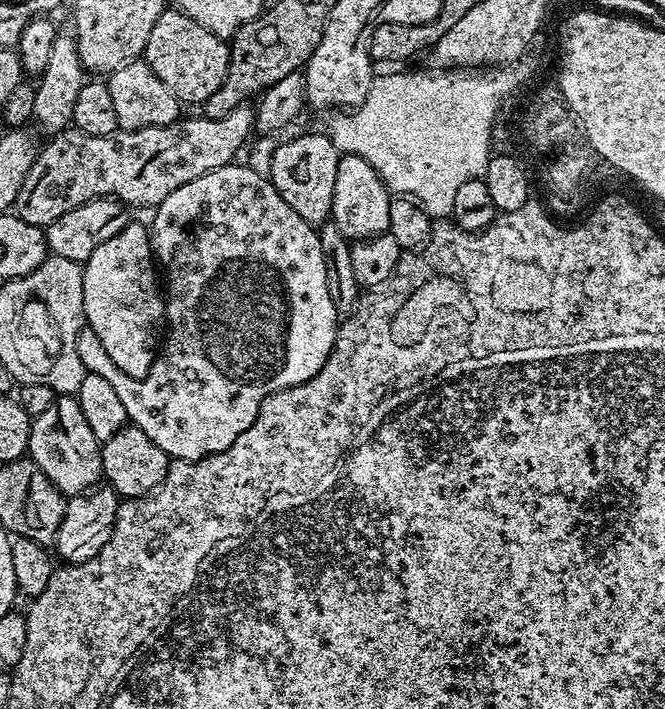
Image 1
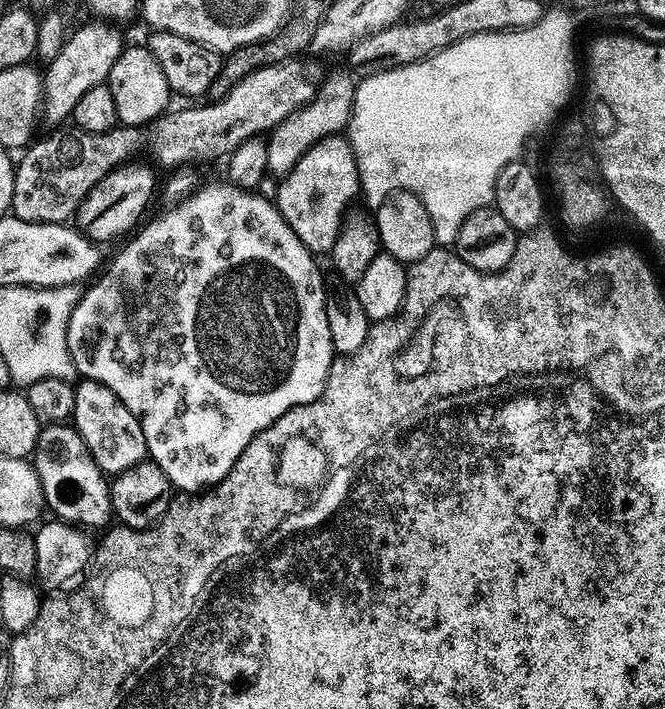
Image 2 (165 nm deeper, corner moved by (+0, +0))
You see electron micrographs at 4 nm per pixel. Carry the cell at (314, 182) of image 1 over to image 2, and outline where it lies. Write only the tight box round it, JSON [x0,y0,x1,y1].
[274,134,360,254]

